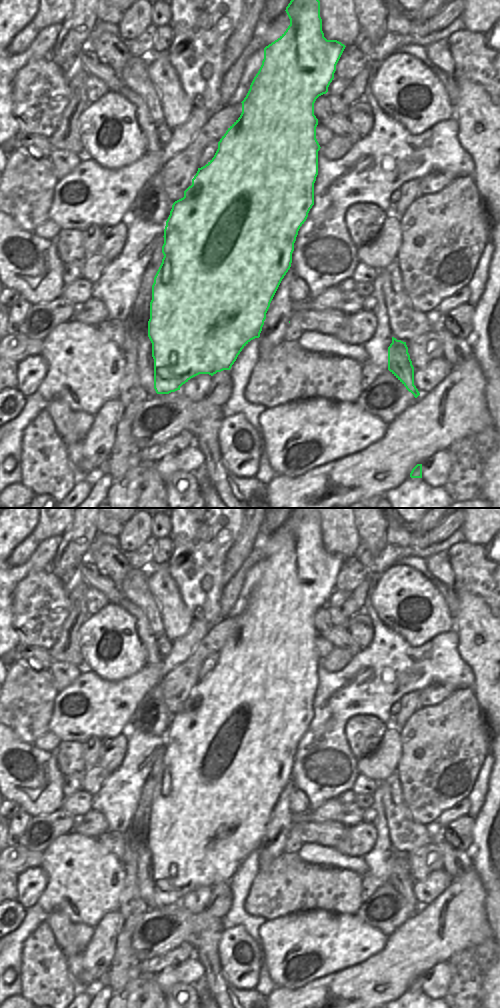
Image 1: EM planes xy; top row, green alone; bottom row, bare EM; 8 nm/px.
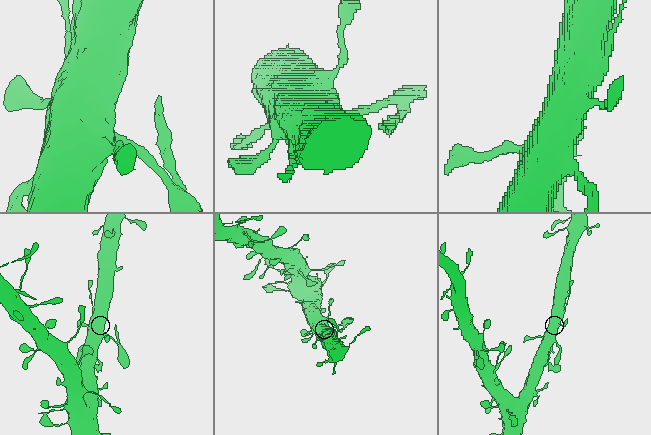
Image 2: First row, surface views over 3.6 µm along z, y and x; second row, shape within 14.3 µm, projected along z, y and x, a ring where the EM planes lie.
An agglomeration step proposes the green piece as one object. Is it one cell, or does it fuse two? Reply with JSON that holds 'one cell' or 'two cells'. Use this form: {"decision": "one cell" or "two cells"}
{"decision": "one cell"}

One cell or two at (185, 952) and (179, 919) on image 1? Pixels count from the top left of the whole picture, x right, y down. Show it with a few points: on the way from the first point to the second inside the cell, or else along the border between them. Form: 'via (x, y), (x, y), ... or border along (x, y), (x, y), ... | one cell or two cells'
border along (186, 940), (163, 954) | two cells

